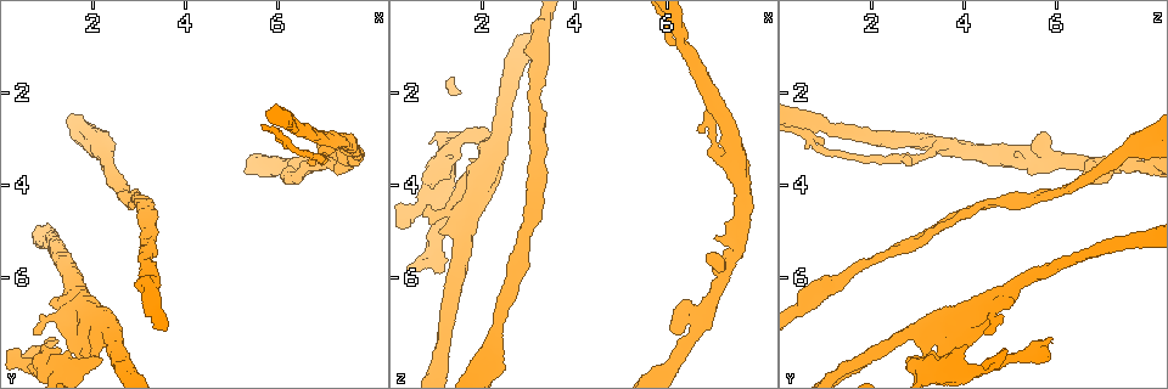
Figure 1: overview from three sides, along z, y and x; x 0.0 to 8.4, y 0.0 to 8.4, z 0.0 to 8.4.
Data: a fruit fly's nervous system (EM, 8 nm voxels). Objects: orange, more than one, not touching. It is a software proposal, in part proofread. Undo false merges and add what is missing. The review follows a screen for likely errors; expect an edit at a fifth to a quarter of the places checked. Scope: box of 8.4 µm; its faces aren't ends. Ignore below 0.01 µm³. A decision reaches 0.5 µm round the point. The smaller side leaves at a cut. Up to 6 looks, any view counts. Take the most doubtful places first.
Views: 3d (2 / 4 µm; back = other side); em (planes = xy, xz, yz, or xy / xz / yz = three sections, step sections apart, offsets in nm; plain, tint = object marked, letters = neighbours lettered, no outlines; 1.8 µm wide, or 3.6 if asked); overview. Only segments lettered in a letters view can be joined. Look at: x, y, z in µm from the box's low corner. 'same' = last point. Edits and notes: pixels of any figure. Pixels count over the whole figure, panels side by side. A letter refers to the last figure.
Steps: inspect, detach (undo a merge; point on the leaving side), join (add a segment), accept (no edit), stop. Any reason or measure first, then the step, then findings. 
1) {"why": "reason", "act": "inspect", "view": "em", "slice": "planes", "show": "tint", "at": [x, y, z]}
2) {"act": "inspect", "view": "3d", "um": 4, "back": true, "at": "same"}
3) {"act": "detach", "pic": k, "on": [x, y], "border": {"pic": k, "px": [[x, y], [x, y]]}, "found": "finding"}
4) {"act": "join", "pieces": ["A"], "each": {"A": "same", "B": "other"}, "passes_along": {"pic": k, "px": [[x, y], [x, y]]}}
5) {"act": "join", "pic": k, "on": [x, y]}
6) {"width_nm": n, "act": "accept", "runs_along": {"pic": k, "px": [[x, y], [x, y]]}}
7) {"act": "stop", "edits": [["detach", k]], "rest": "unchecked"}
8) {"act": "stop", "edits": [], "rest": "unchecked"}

{"why": "branch stops here", "act": "inspect", "view": "em", "slice": "planes", "show": "letters", "at": [1.05, 6.60, 5.05]}

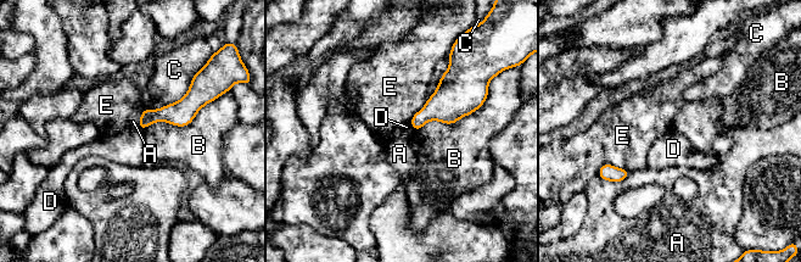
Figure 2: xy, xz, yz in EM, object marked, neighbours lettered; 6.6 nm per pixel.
{"longest_contact_nm": ["B", 480], "act": "accept", "each": {"A": "other", "B": "other", "C": "other", "D": "other", "E": "other"}, "found": "no lettered segment goes on from it"}

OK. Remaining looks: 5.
{"why": "branch stops here", "act": "inspect", "view": "em", "slice": "planes", "show": "tint", "at": [6.10, 3.90, 7.00]}

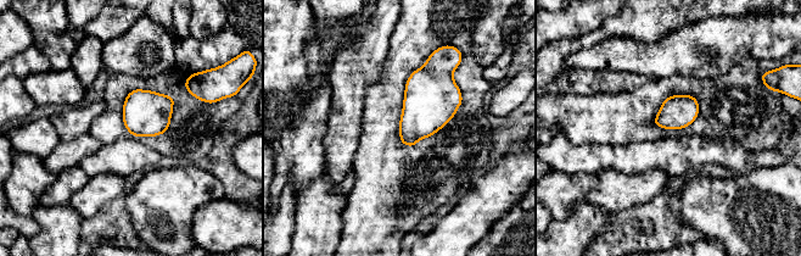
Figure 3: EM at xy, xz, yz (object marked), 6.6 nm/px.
{"why": "see the neighbours", "act": "inspect", "view": "em", "slice": "planes", "show": "letters", "at": "same"}

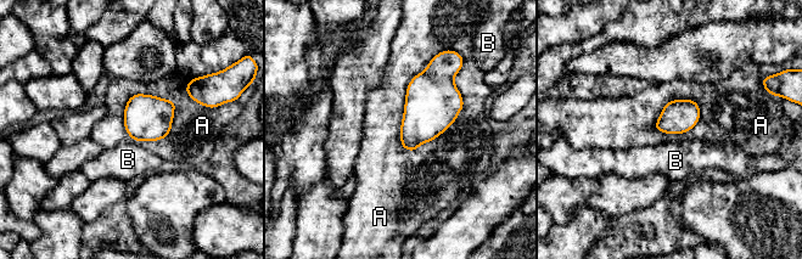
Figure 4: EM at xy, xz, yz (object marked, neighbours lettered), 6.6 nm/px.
{"act": "accept", "each": {"A": "other", "B": "other"}, "border": {"pic": 4, "px": [[435, 55], [407, 86], [411, 152]]}, "found": "none of them fits"}

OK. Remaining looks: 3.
{"why": "branch stops here", "act": "inspect", "view": "em", "slice": "planes", "show": "letters", "at": [7.00, 2.90, 5.80]}

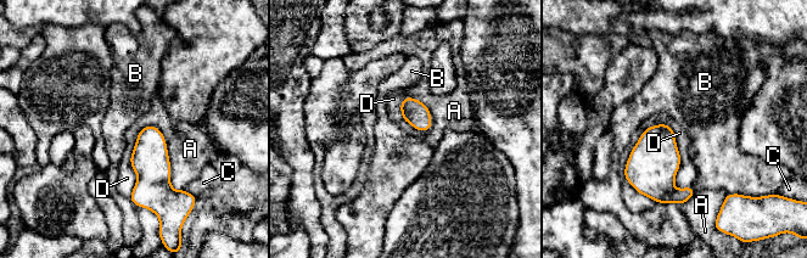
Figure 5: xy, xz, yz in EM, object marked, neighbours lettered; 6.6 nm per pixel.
{"act": "accept", "each": {"A": "other", "B": "other", "C": "other", "D": "other"}, "border": {"pic": 5, "px": [[667, 123], [625, 168], [656, 202]]}, "found": "none of them fits"}

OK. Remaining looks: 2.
{"act": "stop", "edits": [], "rest": "unchecked"}

